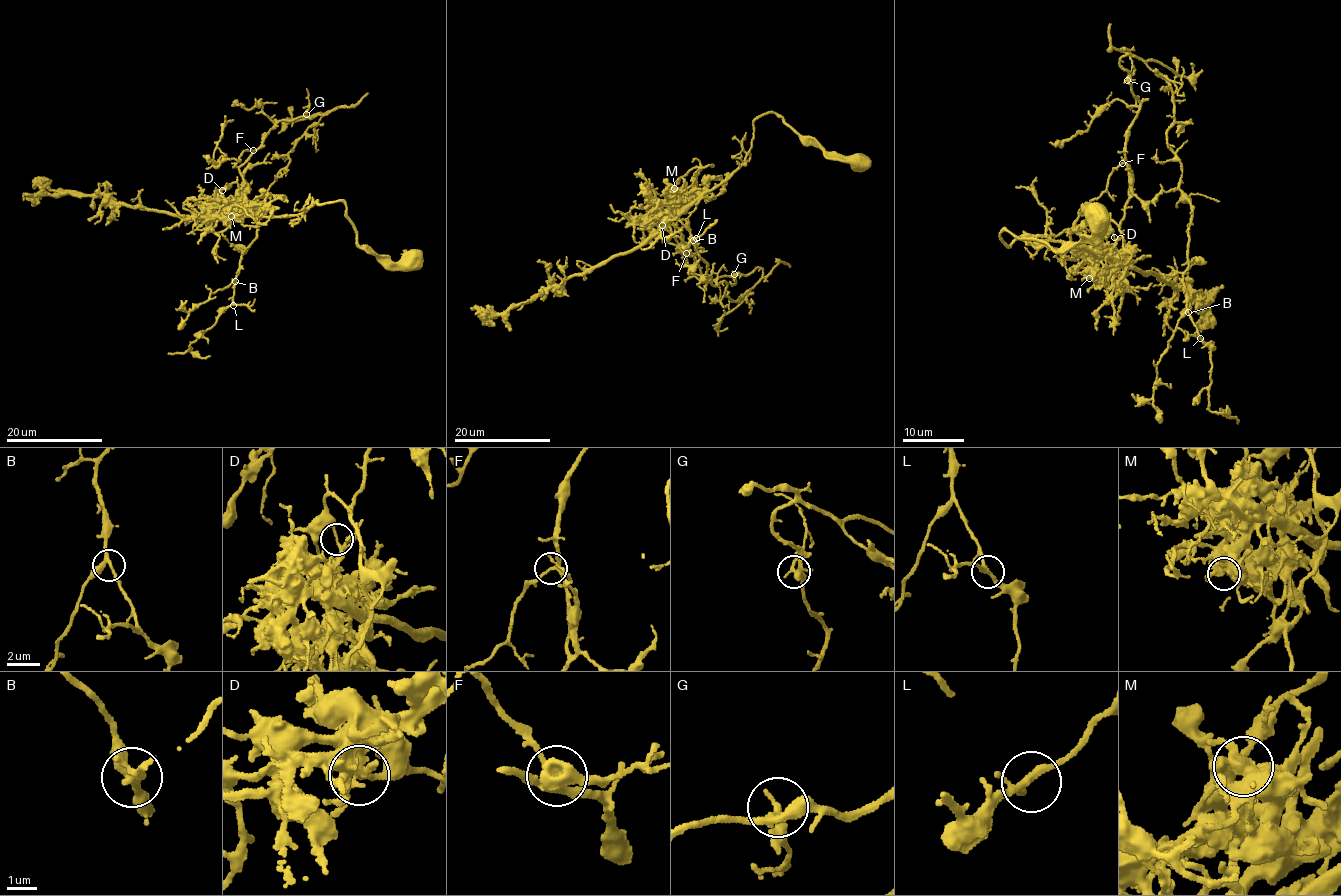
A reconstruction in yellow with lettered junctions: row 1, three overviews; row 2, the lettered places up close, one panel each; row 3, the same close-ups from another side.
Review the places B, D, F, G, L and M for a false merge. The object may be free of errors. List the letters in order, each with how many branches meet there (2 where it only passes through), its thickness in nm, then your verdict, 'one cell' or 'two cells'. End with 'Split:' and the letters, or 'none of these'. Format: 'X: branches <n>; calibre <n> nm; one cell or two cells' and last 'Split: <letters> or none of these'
B: branches 3; calibre 240 nm; one cell
D: branches 3; calibre 160 nm; two cells
F: branches 3; calibre 170 nm; one cell
G: branches 3; calibre 180 nm; one cell
L: branches 3; calibre 240 nm; one cell
M: branches 3; calibre 440 nm; one cell
Split: D

